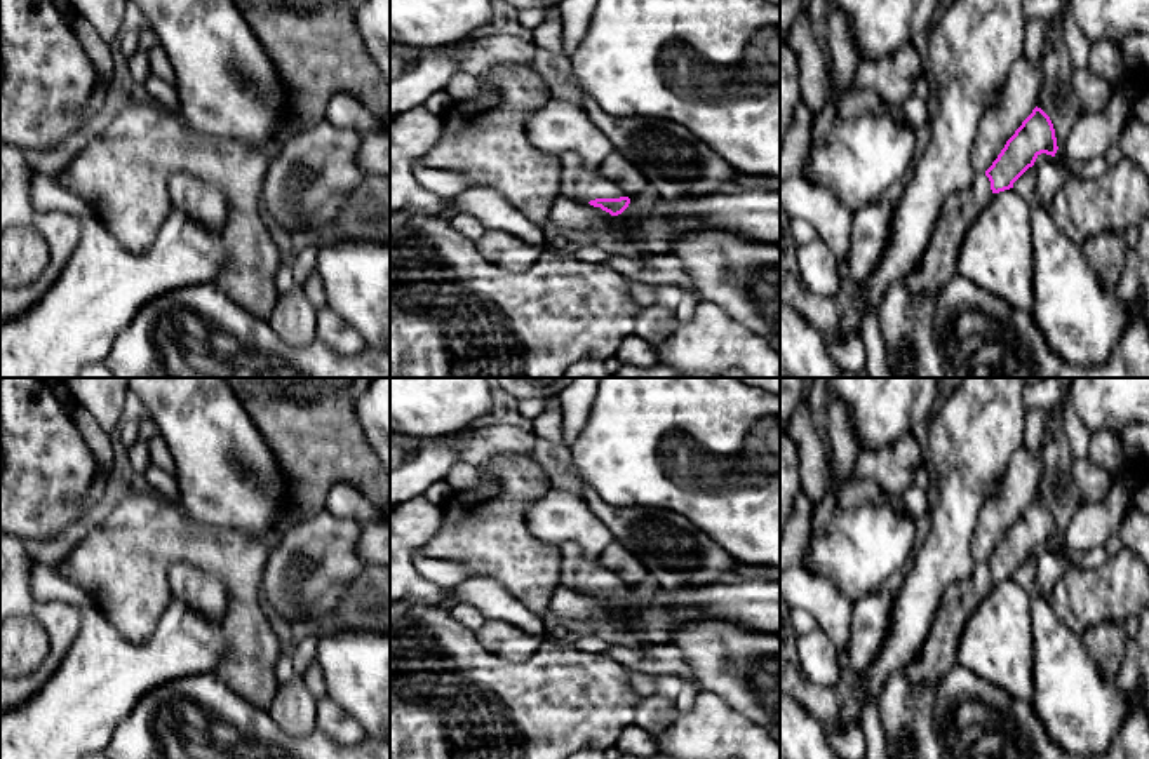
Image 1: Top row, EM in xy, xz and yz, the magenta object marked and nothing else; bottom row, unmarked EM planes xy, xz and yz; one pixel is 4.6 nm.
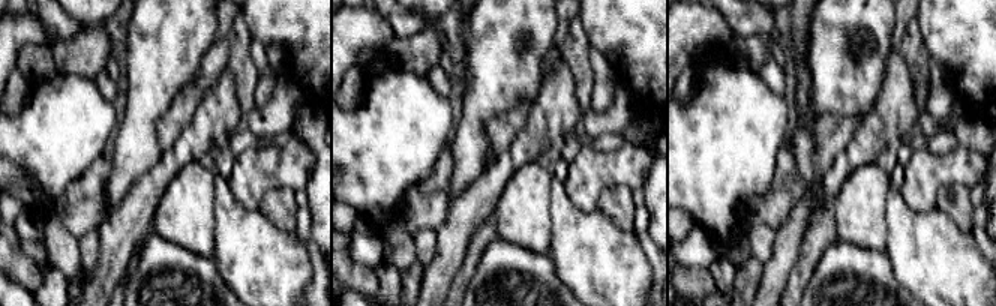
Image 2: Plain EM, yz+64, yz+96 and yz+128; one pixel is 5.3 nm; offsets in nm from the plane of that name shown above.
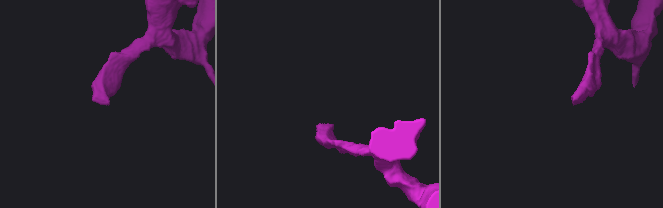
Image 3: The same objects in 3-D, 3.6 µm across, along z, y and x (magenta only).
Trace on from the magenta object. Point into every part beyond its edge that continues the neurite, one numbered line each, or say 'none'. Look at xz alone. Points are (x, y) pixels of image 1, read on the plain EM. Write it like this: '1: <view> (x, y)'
1: xz (577, 571)

